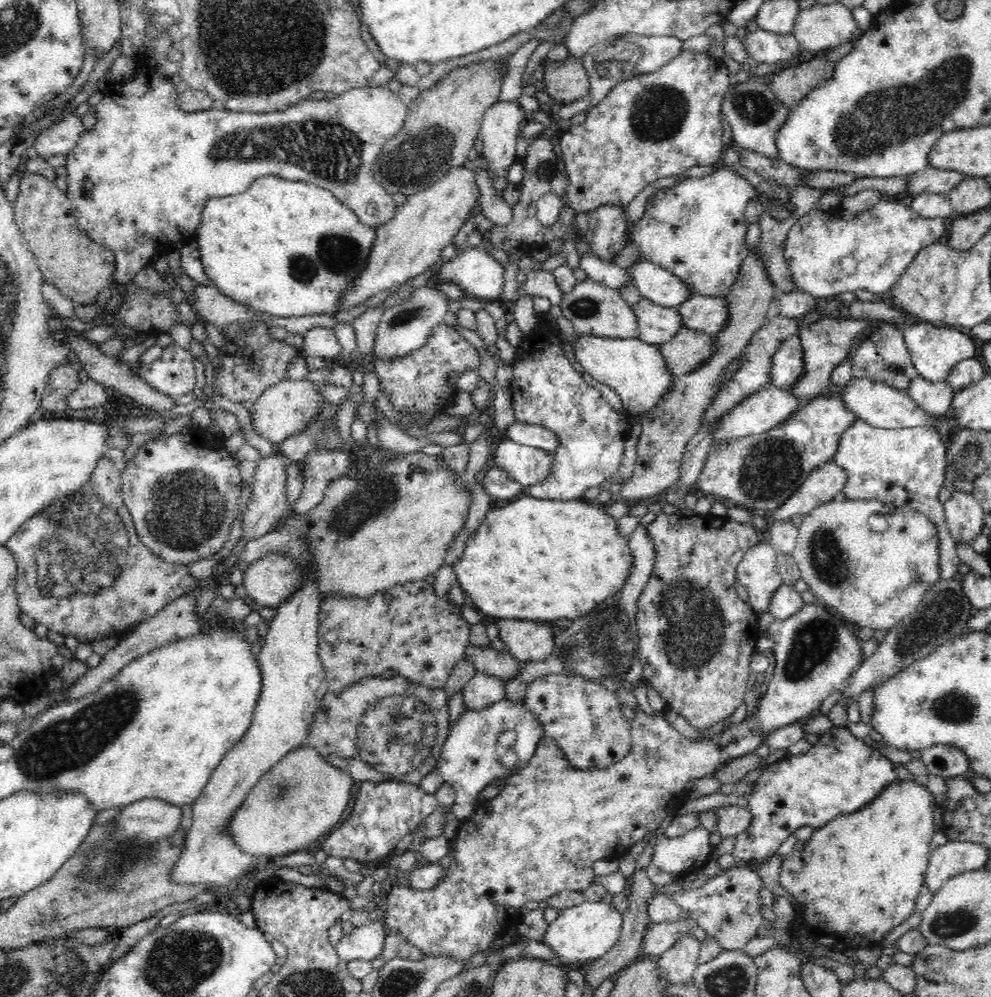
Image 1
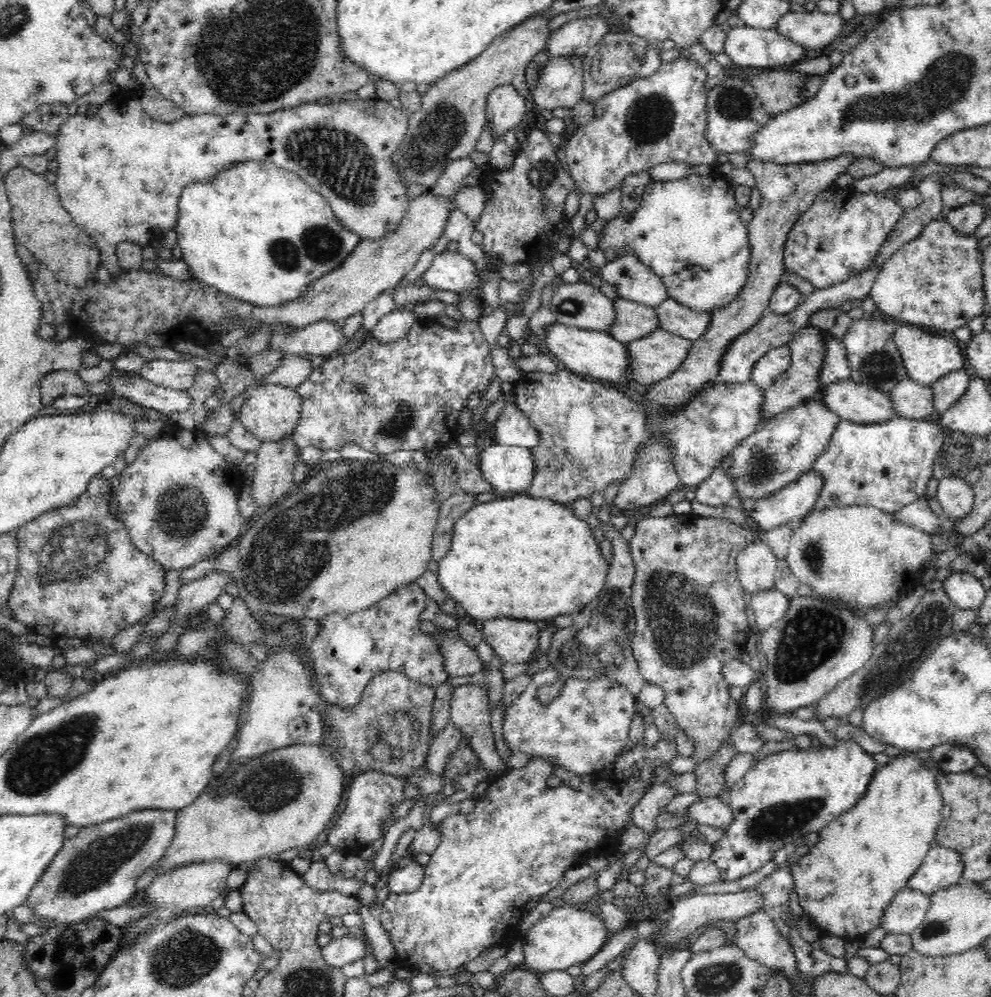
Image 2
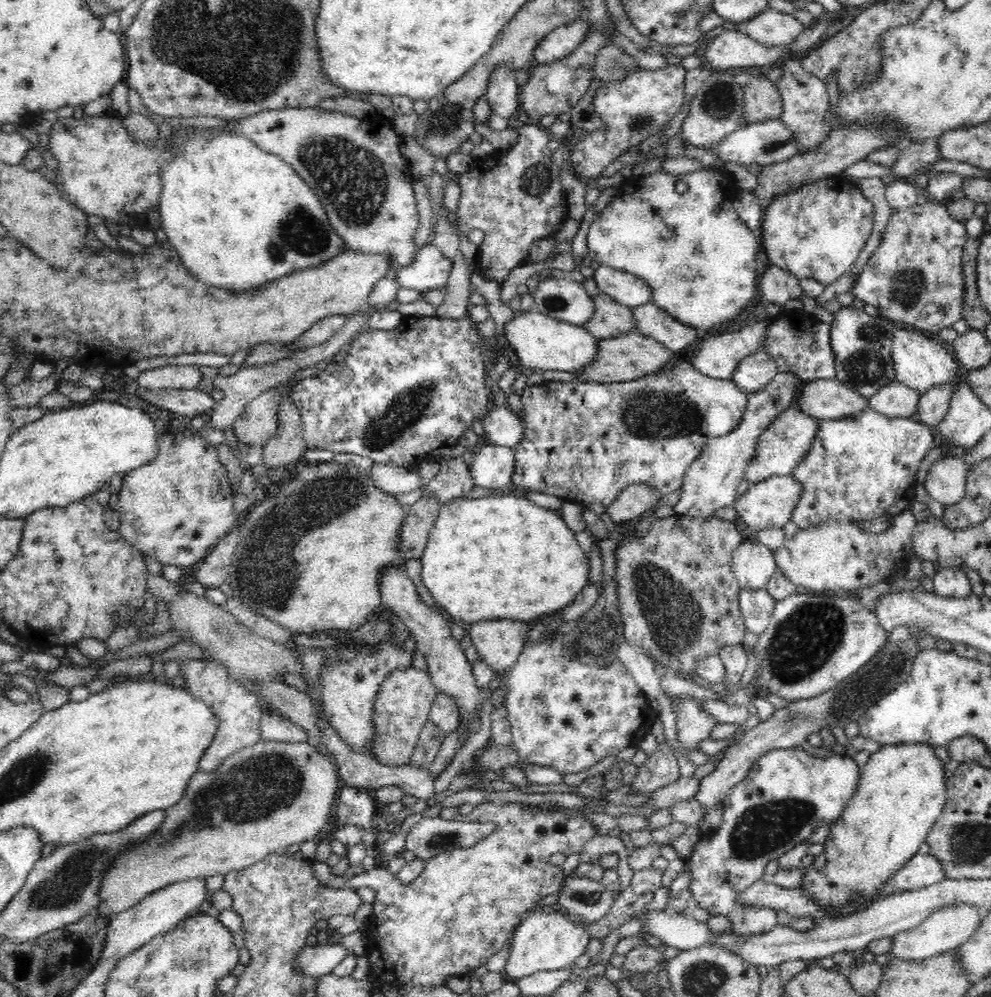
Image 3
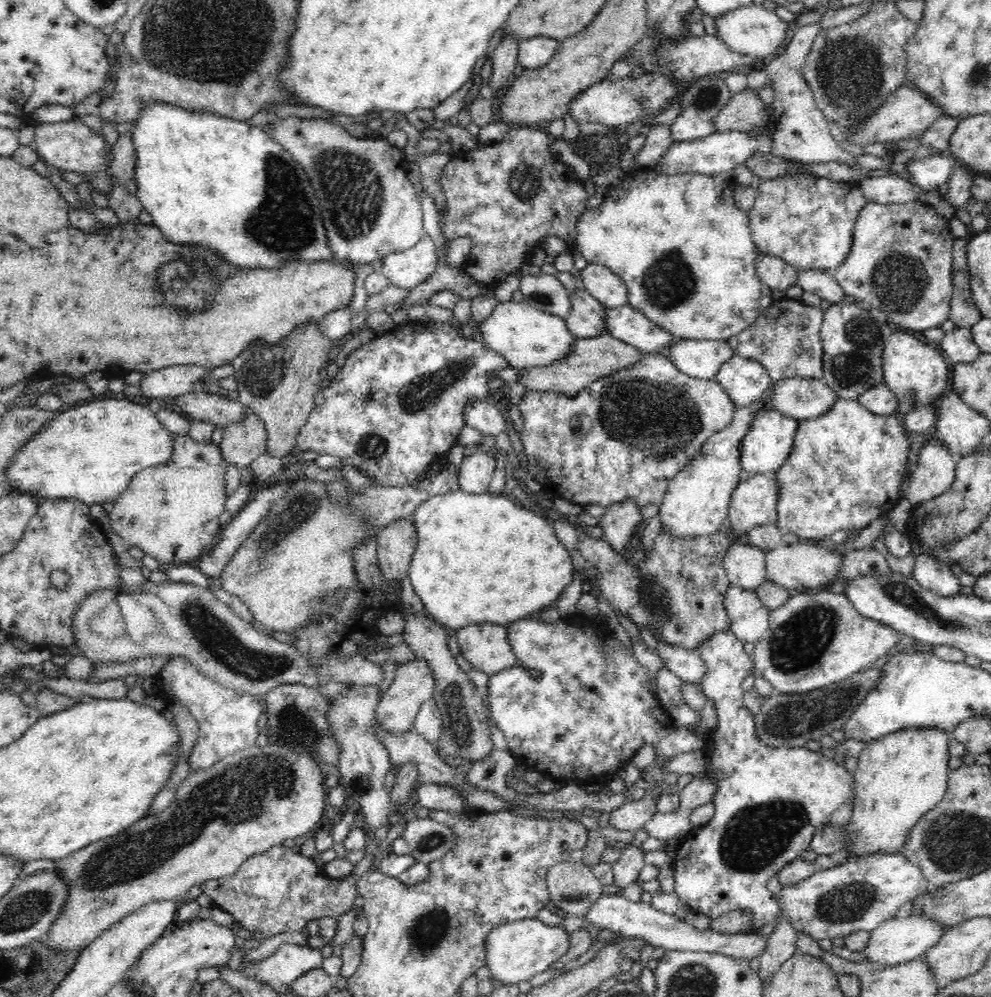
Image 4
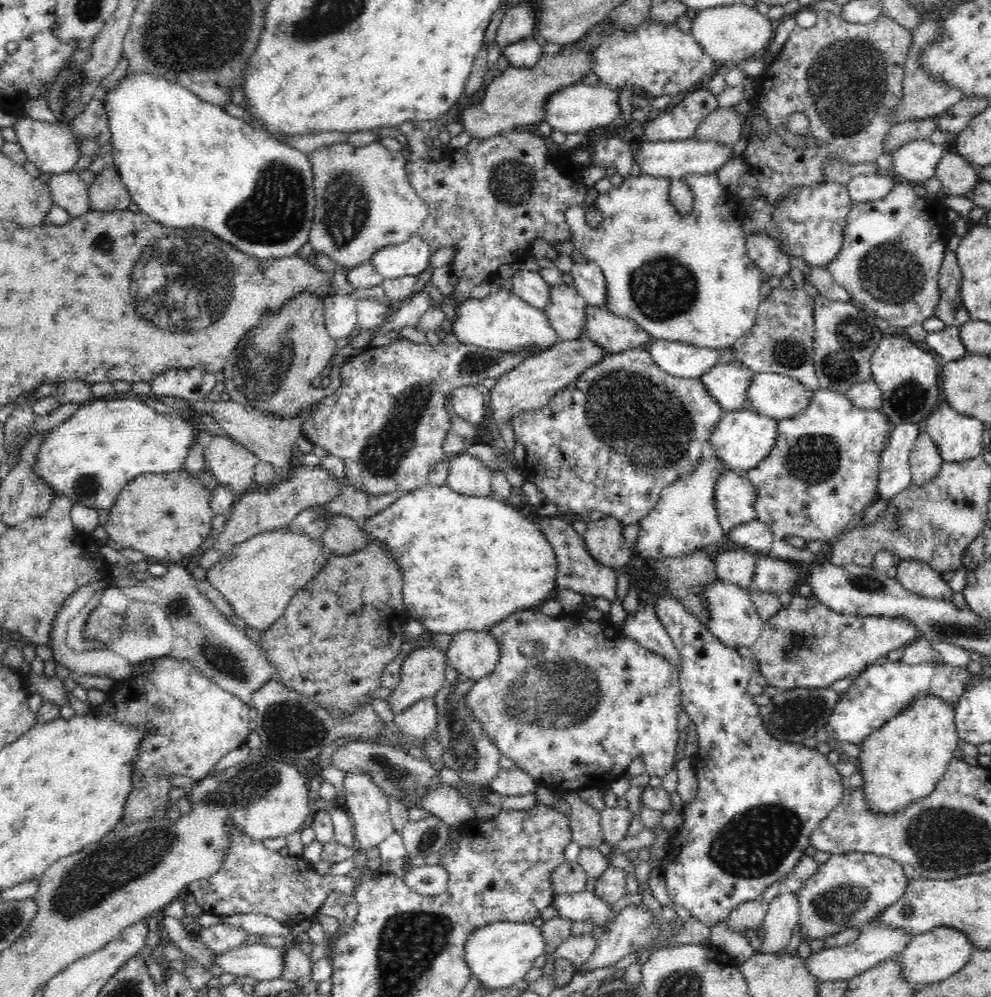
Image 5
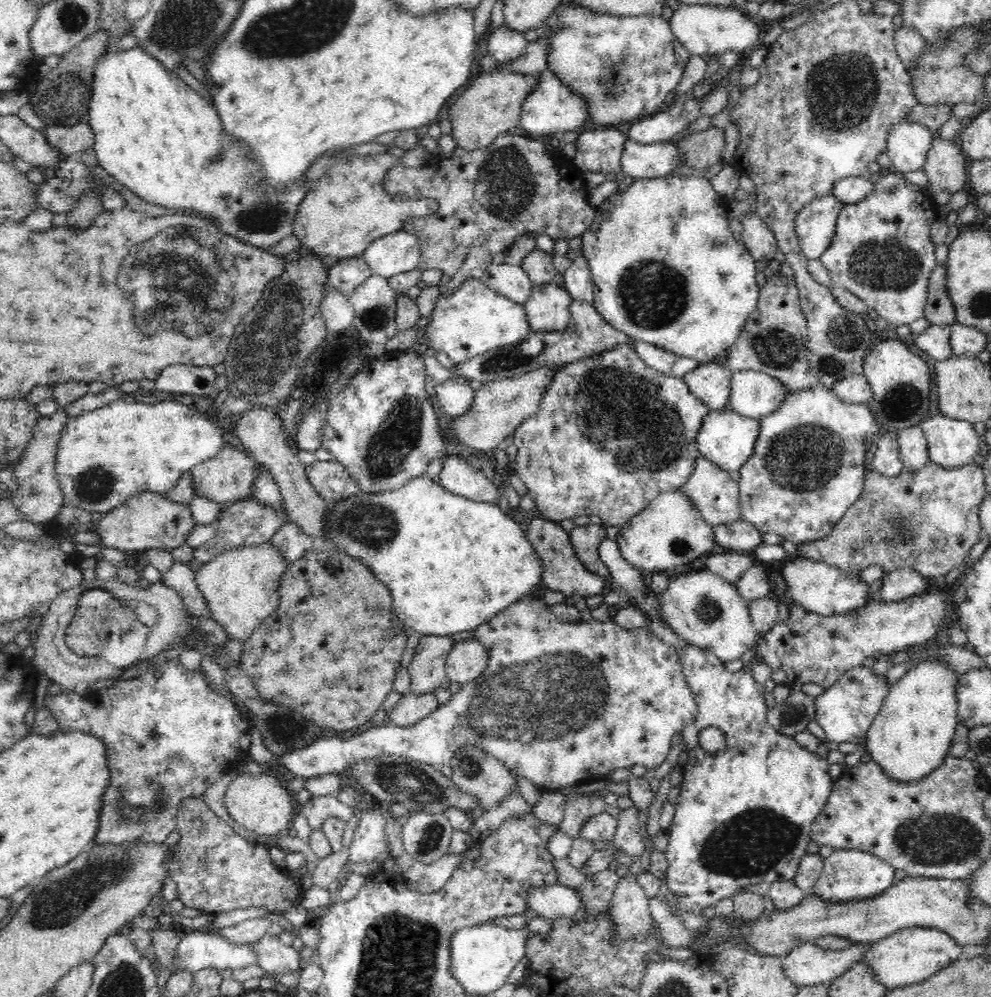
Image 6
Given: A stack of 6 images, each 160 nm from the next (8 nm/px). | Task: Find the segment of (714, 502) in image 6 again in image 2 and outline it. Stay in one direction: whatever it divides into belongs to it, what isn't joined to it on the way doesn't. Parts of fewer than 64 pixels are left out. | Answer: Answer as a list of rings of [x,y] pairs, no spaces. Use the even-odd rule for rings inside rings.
[[[810,470],[769,497],[743,499],[740,508],[758,523],[761,532],[772,530],[808,515],[823,486],[821,474]]]

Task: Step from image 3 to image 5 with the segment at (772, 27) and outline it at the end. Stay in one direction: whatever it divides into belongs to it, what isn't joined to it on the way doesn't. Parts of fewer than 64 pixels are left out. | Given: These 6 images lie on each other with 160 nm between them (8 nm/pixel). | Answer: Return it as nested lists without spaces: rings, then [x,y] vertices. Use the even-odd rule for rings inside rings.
[[[743,3],[719,6],[697,11],[692,19],[690,34],[701,49],[716,62],[732,62],[740,65],[747,57],[765,51],[772,42],[774,33],[771,21],[767,15],[758,12],[756,7],[748,7]]]

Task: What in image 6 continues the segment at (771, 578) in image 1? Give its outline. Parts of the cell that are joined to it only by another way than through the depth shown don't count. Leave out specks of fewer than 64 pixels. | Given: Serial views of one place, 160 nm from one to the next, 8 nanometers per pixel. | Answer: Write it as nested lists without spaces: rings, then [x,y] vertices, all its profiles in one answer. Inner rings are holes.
[[[713,554],[708,557],[705,565],[709,572],[718,575],[724,581],[732,583],[738,582],[742,574],[746,573],[757,561],[753,555],[742,554]]]

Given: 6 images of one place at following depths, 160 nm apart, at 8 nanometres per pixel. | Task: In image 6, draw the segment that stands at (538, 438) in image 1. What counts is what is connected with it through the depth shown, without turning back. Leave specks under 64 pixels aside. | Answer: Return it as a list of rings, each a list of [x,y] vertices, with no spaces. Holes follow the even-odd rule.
[[[457,377],[434,384],[434,398],[442,406],[443,412],[452,418],[465,415],[472,406],[475,390],[468,381],[461,381]]]

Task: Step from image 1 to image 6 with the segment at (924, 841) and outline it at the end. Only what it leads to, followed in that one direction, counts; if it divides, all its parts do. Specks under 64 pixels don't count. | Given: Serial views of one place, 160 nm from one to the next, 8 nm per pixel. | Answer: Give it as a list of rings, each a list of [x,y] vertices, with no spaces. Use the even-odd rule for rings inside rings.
[[[922,660],[912,665],[889,688],[884,706],[866,734],[866,750],[882,771],[895,781],[917,781],[933,772],[948,754],[958,717],[958,674],[942,660]]]

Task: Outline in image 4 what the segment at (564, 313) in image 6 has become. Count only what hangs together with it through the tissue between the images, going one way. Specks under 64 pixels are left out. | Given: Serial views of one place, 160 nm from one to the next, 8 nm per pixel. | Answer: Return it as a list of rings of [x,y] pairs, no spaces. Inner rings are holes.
[[[584,287],[569,291],[571,311],[565,318],[568,330],[575,338],[592,338],[607,332],[605,310]]]

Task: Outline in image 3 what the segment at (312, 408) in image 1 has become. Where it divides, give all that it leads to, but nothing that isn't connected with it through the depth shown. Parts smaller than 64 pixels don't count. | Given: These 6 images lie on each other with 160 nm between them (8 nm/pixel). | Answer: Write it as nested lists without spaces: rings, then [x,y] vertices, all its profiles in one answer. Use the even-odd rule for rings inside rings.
[[[285,383],[284,388],[274,387],[262,392],[258,398],[254,398],[252,402],[248,402],[244,406],[242,414],[233,422],[233,429],[239,444],[247,444],[248,446],[264,446],[270,438],[276,434],[278,426],[278,403],[277,396],[280,393],[290,396],[290,384]]]

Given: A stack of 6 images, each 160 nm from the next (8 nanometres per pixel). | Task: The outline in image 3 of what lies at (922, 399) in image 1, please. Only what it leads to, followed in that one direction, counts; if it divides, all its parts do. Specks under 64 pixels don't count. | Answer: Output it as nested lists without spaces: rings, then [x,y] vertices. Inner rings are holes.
[[[901,382],[882,387],[868,398],[869,407],[880,414],[894,418],[910,418],[917,411],[920,393]]]

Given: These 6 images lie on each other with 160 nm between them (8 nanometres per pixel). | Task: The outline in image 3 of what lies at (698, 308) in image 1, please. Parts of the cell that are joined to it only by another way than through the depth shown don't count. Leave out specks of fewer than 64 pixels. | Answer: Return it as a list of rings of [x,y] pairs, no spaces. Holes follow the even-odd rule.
[[[652,301],[645,305],[631,307],[635,330],[642,336],[648,336],[673,352],[678,352],[699,340],[702,335],[696,328],[680,324],[665,310],[658,308]]]

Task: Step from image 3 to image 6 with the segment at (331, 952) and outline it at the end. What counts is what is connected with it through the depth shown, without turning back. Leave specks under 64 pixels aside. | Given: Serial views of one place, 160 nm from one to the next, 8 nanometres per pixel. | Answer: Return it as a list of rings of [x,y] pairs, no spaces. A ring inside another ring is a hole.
[[[213,929],[200,931],[186,931],[178,943],[178,948],[173,958],[173,964],[177,966],[177,971],[196,972],[202,969],[216,969],[218,972],[230,968],[236,970],[251,964],[257,964],[257,956],[253,948],[249,945],[234,944],[226,940],[222,935],[218,935]]]

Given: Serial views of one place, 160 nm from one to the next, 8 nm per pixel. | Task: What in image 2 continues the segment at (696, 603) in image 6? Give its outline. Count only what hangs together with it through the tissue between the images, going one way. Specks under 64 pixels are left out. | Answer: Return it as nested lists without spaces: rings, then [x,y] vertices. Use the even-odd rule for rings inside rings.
[[[775,589],[762,590],[762,592],[748,595],[748,597],[750,598],[750,610],[754,613],[759,632],[784,617],[791,599]]]

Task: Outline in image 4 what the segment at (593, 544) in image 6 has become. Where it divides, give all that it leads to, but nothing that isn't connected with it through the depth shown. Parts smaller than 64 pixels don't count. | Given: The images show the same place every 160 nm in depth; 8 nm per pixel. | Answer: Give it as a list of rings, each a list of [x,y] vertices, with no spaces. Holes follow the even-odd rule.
[[[633,500],[618,502],[607,507],[598,526],[604,530],[603,540],[618,554],[624,554],[638,524],[642,521],[640,507]]]

